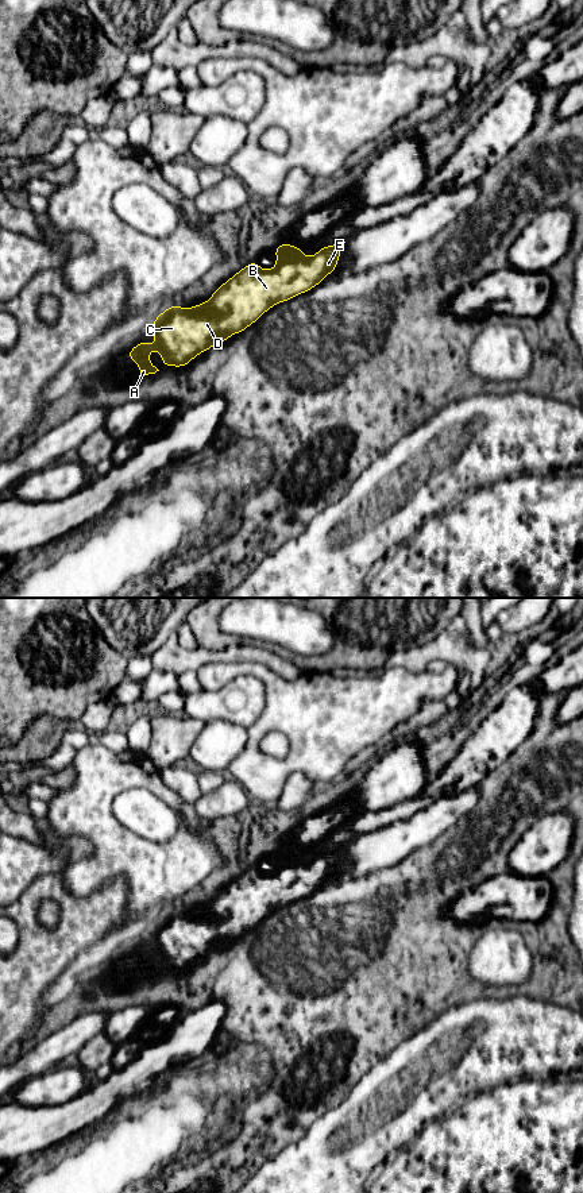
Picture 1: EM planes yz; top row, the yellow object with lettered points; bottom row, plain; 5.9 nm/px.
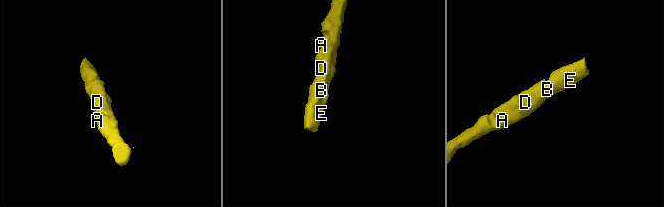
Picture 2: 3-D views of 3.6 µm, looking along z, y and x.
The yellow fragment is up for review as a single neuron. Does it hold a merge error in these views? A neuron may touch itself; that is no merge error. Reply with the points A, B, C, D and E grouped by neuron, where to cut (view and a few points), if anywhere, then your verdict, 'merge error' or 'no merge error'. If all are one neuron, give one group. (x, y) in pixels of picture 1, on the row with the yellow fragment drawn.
A B C D E | no cut | no merge error

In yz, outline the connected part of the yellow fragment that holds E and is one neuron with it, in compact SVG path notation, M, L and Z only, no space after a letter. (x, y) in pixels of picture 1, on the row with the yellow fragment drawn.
M344 243L320 247L316 255L305 258L301 252L301 246L278 244L274 248L277 255L277 266L274 269L266 271L259 267L256 260L250 262L216 289L209 301L201 302L194 308L169 306L151 325L157 339L155 344L150 345L140 340L136 347L127 352L127 356L139 364L140 377L148 377L159 371L148 362L151 350L162 355L165 367L185 367L196 355L227 341L233 333L242 333L275 304L292 300L321 283L328 274L336 270L343 247Z

